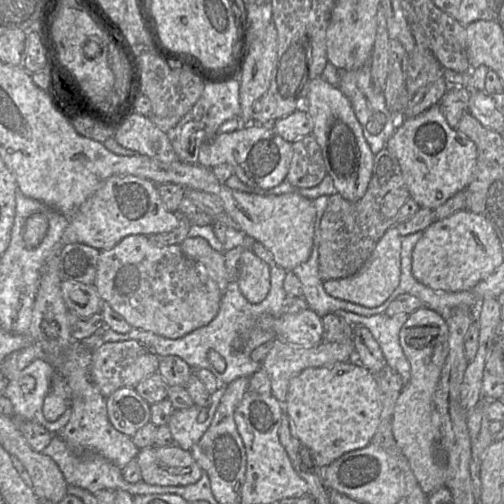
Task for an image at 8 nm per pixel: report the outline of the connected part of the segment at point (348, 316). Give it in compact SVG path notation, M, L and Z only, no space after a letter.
M337 310L334 314L343 317L351 326L363 325L368 328L379 344L387 364L401 376L405 384L410 381L410 363L399 340L400 330L409 314L398 313L388 316L384 312L372 316L362 316L345 310Z

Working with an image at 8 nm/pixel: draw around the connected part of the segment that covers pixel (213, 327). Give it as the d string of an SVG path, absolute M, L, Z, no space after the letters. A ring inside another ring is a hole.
M276 264L270 265L270 290L266 298L258 304L250 303L241 293L237 282L229 282L220 300L220 306L216 316L205 326L177 339L168 339L160 335L132 328L125 334L116 333L108 327L101 331L101 341L119 342L136 340L149 348L159 357L178 356L192 369L207 369L217 379L220 385L228 385L240 377L250 378L261 369L261 363L251 359L251 352L265 342L274 339L276 334L272 330L262 330L257 327L256 319L261 314L267 313L273 316L282 314L283 300L287 296L283 287L283 281L287 271ZM215 350L226 362L224 372L218 372L208 360L208 351Z

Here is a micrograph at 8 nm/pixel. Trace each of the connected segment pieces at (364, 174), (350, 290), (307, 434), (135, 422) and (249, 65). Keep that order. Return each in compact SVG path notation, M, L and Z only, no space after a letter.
M321 76L310 82L306 98L307 112L313 121L312 134L322 150L327 174L332 178L337 193L350 202L360 200L372 177L375 155L364 137L350 100Z
M396 225L386 230L377 242L370 257L352 276L323 282L325 291L332 297L356 303L368 308L383 304L398 287L401 275L402 236Z
M357 360L306 368L291 379L284 411L299 441L310 448L317 465L325 469L343 454L366 447L380 423L381 401L374 375Z
M122 387L107 399L108 417L113 427L129 437L151 422L151 405L132 387Z
M271 22L265 32L250 44L242 74L239 76L239 119L243 126L253 122L254 105L269 89L277 58L277 39L277 29Z

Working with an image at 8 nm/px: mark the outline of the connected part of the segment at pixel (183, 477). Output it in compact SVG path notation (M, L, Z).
M177 445L140 449L136 460L142 481L157 486L187 486L198 482L203 470L189 451Z

